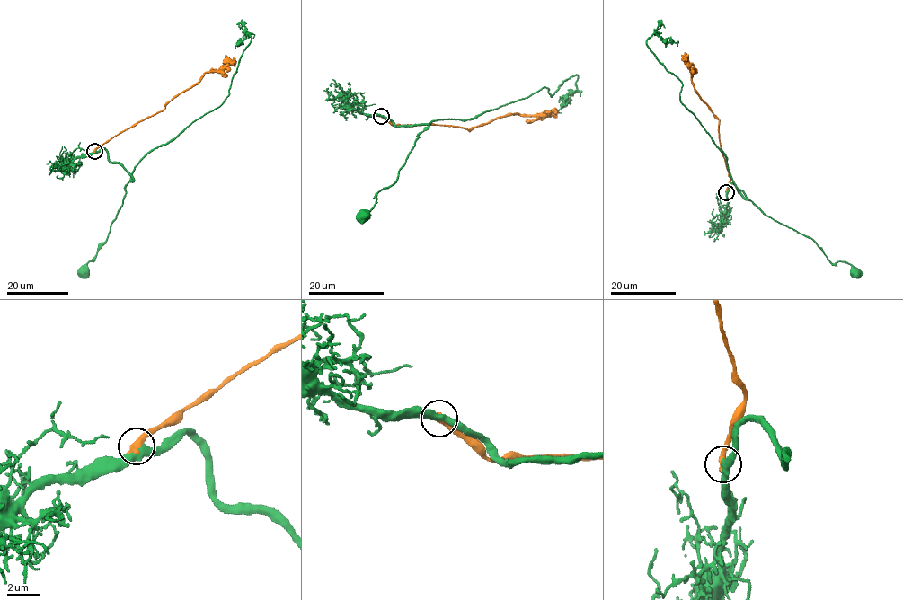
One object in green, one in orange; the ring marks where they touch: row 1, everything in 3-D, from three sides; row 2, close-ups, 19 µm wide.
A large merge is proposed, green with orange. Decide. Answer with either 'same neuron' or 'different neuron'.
different neuron

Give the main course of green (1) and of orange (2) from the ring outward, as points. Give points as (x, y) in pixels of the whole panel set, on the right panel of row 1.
1: (726, 193), (734, 184), (742, 198), (766, 216), (811, 238), (832, 263), (850, 263), (856, 271)
2: (726, 192), (730, 179), (722, 154), (719, 121), (691, 80), (691, 70), (682, 55)

